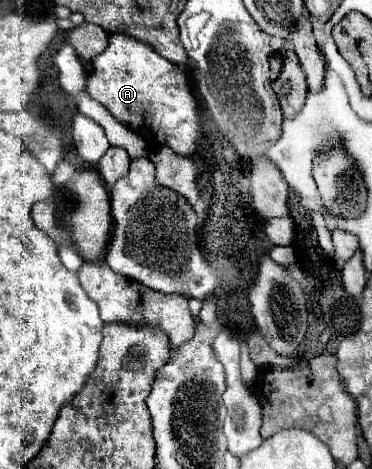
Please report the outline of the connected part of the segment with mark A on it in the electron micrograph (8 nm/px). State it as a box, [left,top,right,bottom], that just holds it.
[85,34,201,158]

